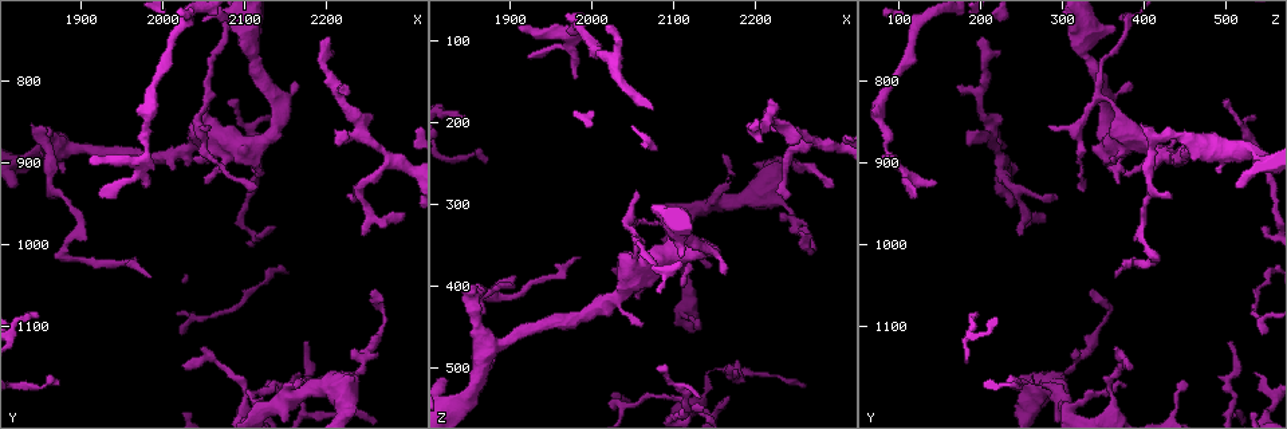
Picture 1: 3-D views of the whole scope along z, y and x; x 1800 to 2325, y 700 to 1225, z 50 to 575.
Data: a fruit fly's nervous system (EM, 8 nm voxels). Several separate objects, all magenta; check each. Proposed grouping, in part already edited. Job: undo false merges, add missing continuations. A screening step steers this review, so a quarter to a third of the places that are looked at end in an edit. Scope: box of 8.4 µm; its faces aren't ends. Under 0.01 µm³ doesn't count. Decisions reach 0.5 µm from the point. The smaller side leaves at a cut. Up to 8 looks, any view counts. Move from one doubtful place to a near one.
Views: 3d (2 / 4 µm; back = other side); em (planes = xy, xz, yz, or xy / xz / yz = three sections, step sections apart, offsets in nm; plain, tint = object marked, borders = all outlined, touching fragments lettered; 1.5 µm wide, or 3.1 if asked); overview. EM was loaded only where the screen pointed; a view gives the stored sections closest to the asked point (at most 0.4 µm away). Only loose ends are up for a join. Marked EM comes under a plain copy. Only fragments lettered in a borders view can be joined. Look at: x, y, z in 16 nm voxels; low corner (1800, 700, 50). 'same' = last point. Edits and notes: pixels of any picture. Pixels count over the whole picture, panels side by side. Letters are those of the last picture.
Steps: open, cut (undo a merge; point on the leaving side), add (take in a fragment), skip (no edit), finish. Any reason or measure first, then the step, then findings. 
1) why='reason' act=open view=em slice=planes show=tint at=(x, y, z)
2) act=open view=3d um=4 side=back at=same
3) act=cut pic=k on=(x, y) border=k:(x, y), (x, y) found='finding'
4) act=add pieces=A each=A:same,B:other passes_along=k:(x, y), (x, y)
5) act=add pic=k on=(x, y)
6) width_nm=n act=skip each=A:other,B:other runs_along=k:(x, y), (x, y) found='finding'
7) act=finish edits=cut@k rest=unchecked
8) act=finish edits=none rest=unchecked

why='thick turns thin' act=open view=3d um=2 at=(2030, 885, 415)

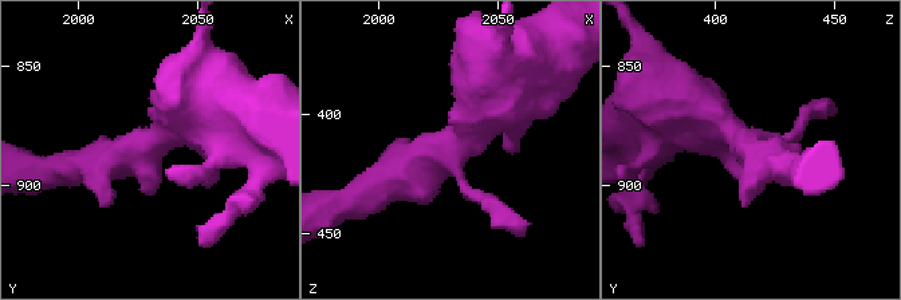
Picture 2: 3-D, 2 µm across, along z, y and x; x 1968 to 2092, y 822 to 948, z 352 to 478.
act=open view=em slice=yz step=4 show=tint at=(2026, 885, 413)

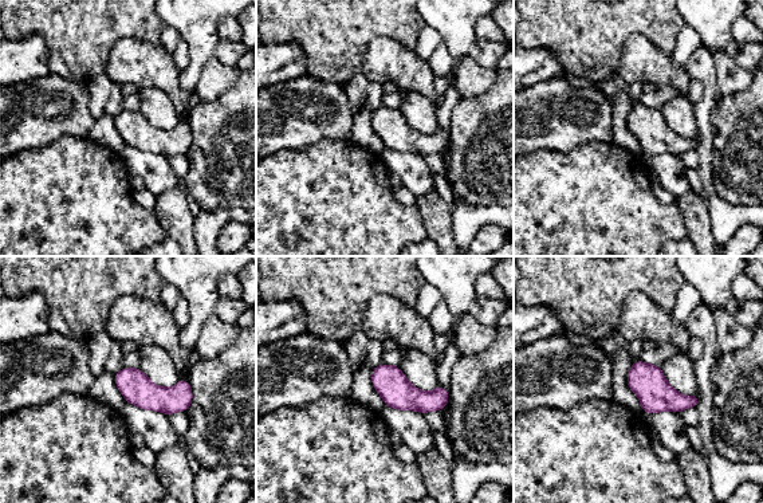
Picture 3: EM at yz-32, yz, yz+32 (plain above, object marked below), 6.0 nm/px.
why='cut it another way' act=open view=em slice=planes show=borders at=same

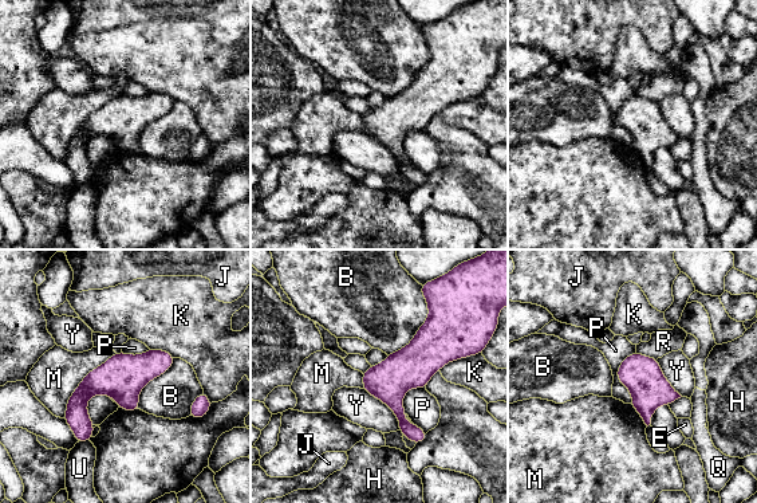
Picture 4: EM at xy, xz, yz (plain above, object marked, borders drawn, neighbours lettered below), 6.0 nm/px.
act=skip each=B:other,E:other,H:other,J:other,K:other,M:other,P:other,Q:other,R:other,U:other,Y:other runs_along=4:(169, 358), (97, 381), (79, 399), (79, 437) found='all the same neuron'

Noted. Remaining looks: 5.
why='branch stops here' act=open view=3d um=4 at=(2145, 1170, 375)

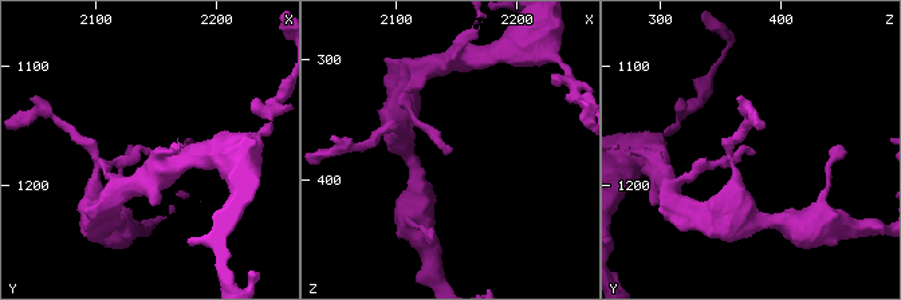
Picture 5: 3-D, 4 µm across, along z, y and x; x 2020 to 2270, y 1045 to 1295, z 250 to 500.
why='need the tissue' act=open view=em slice=planes show=borders at=(2146, 1174, 376)

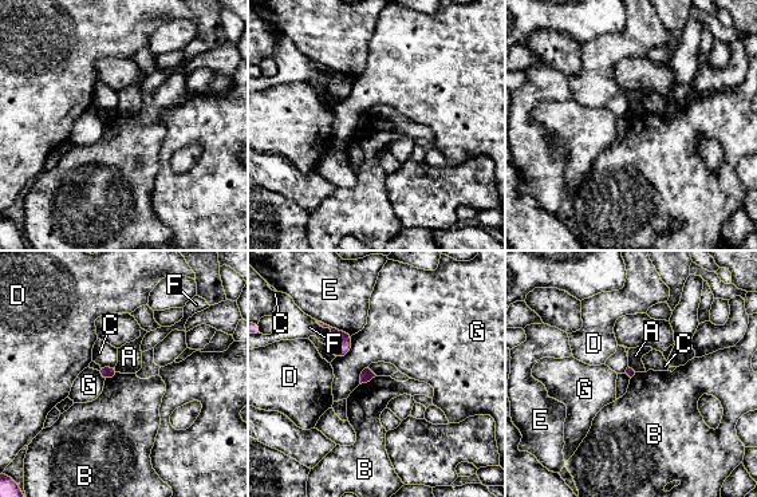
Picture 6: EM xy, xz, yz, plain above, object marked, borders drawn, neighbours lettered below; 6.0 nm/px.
act=skip each=A:other,B:other,C:other,D:other,E:other,F:other,G:other found='no lettered fragment goes on from it'

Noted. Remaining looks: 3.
why='thin end' act=open view=3d um=2 at=(2245, 935, 290)

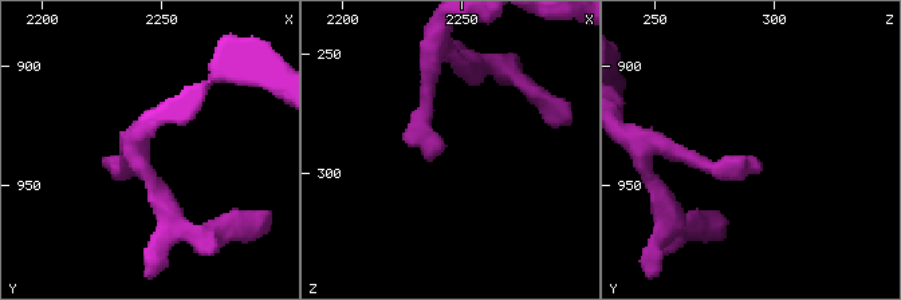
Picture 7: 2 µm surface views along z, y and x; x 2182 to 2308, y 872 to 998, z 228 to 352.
why='shape alone is not enough' act=open view=em slice=planes show=borders at=(2243, 938, 288)

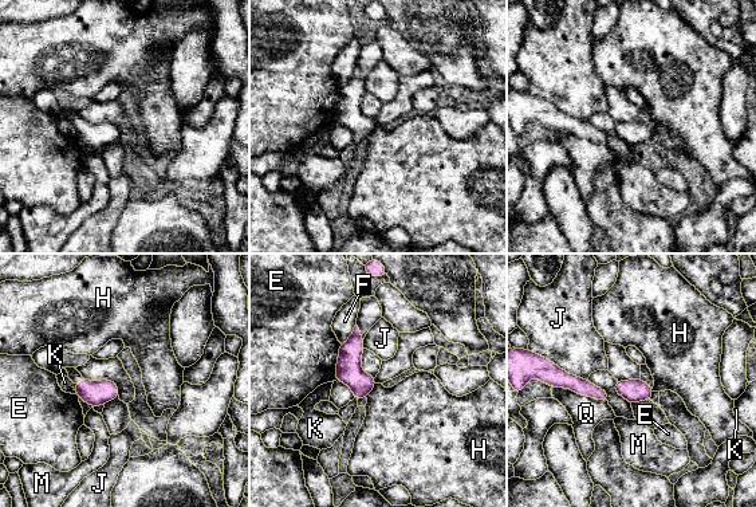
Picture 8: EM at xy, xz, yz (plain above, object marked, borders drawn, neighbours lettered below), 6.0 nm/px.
act=skip each=E:other,F:other,H:other,J:other,K:other,M:other,Q:other found='none of them fits'

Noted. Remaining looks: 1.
act=finish edits=none rest=unchecked

